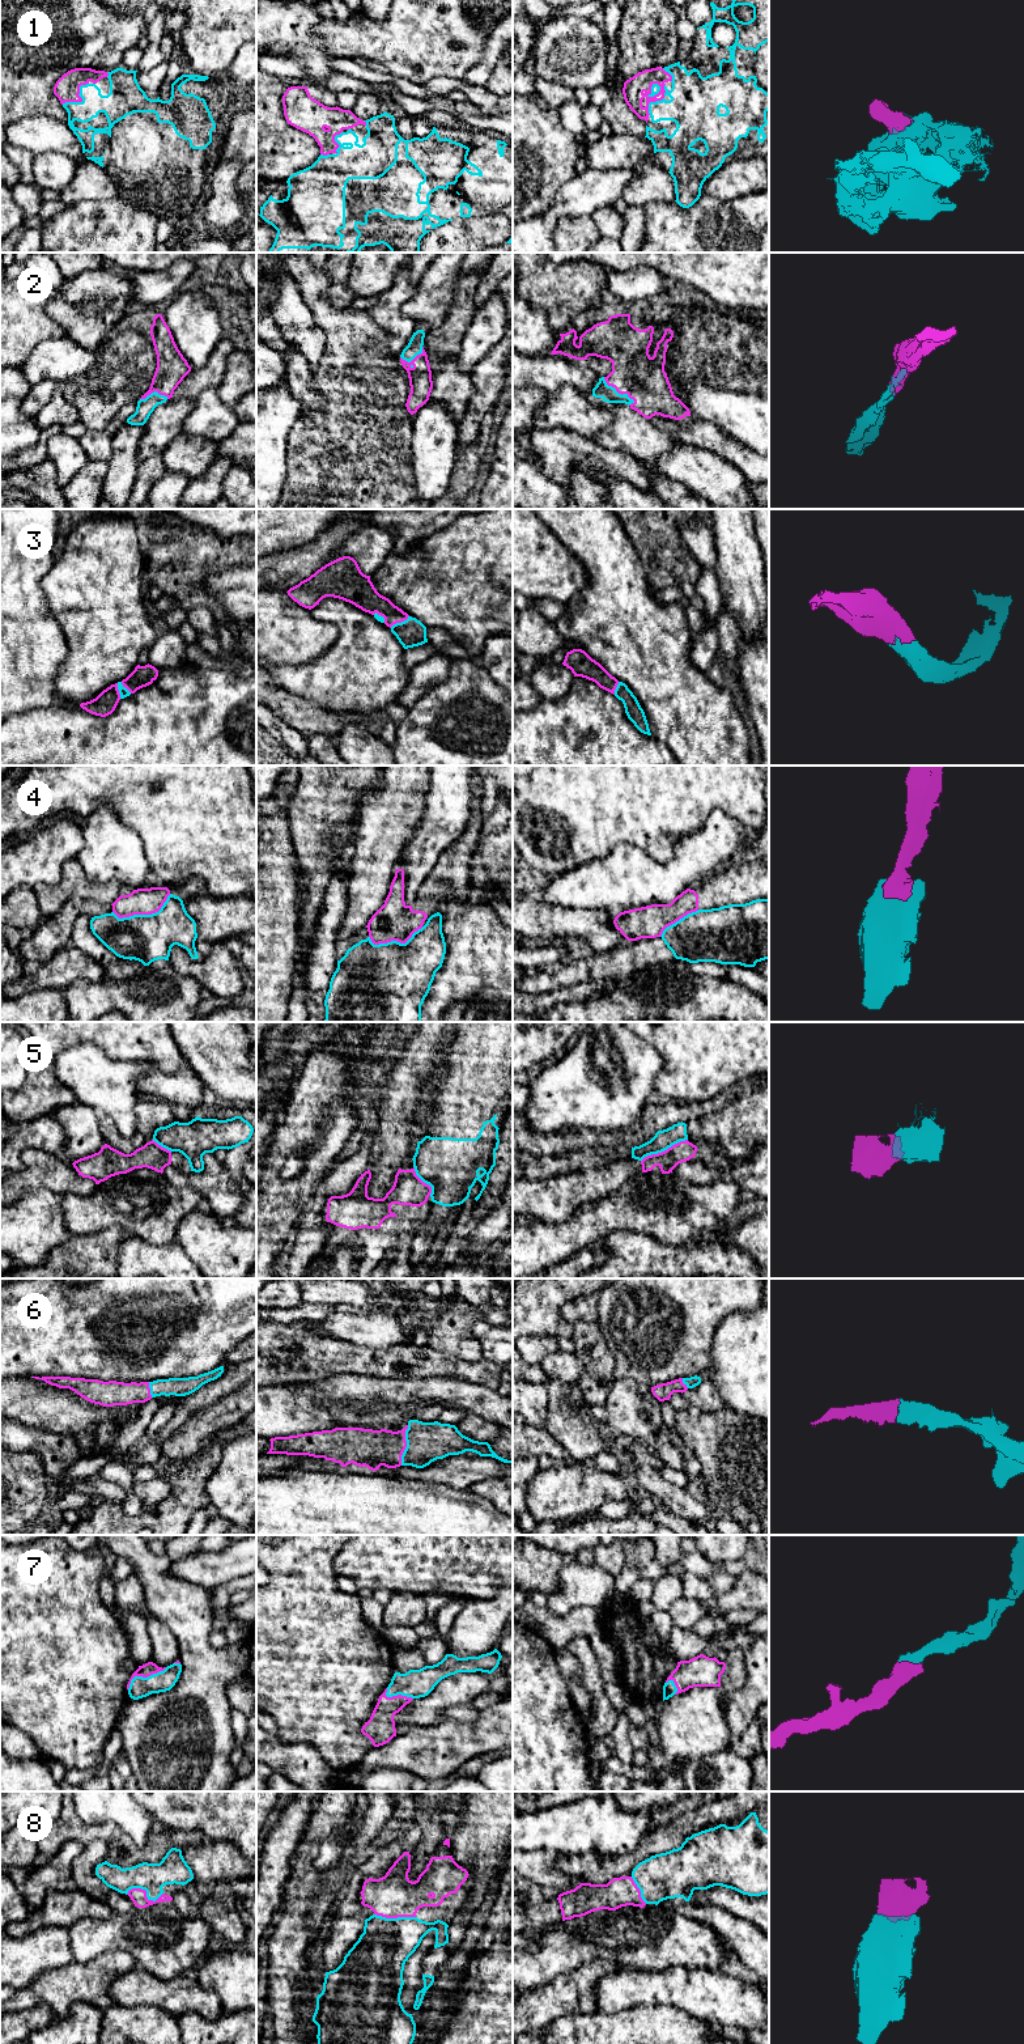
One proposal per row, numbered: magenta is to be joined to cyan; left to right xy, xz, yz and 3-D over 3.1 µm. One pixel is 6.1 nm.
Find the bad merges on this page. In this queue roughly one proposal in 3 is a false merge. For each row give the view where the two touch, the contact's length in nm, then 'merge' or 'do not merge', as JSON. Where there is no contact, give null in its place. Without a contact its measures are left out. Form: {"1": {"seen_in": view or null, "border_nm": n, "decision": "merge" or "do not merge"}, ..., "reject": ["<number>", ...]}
{"1": {"seen_in": "xy", "border_nm": 220, "decision": "merge"}, "2": {"seen_in": "yz", "border_nm": 260, "decision": "merge"}, "3": {"seen_in": "xz", "border_nm": 140, "decision": "merge"}, "4": {"seen_in": "xy", "border_nm": 380, "decision": "do not merge"}, "5": {"seen_in": "yz", "border_nm": 320, "decision": "do not merge"}, "6": {"seen_in": "xz", "border_nm": 260, "decision": "merge"}, "7": {"seen_in": "xy", "border_nm": 280, "decision": "merge"}, "8": {"seen_in": "xy", "border_nm": 240, "decision": "merge"}, "reject": ["4", "5"]}

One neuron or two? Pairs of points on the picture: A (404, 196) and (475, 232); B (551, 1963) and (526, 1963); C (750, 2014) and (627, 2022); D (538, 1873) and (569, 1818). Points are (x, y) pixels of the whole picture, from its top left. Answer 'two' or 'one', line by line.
A: two
B: one
C: two
D: two

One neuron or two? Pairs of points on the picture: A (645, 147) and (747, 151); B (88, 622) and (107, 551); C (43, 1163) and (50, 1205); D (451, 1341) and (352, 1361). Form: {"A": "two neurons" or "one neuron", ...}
{"A": "two neurons", "B": "one neuron", "C": "two neurons", "D": "two neurons"}

